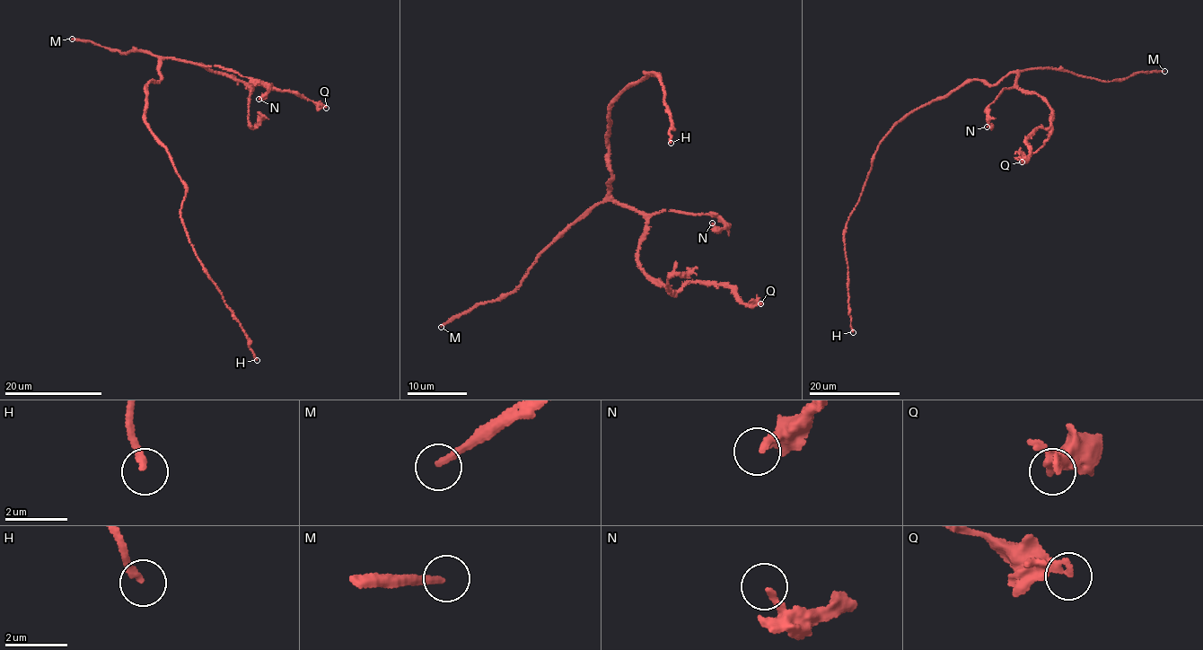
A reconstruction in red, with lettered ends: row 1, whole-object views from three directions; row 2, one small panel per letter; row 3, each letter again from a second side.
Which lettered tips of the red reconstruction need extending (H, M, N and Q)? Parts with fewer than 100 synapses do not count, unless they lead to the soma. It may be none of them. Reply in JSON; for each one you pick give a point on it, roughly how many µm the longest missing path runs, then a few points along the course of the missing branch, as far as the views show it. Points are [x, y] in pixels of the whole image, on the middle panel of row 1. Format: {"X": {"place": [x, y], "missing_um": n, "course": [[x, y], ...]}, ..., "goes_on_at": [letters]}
{"M": {"place": [441, 327], "missing_um": 90}, "goes_on_at": ["M"]}

